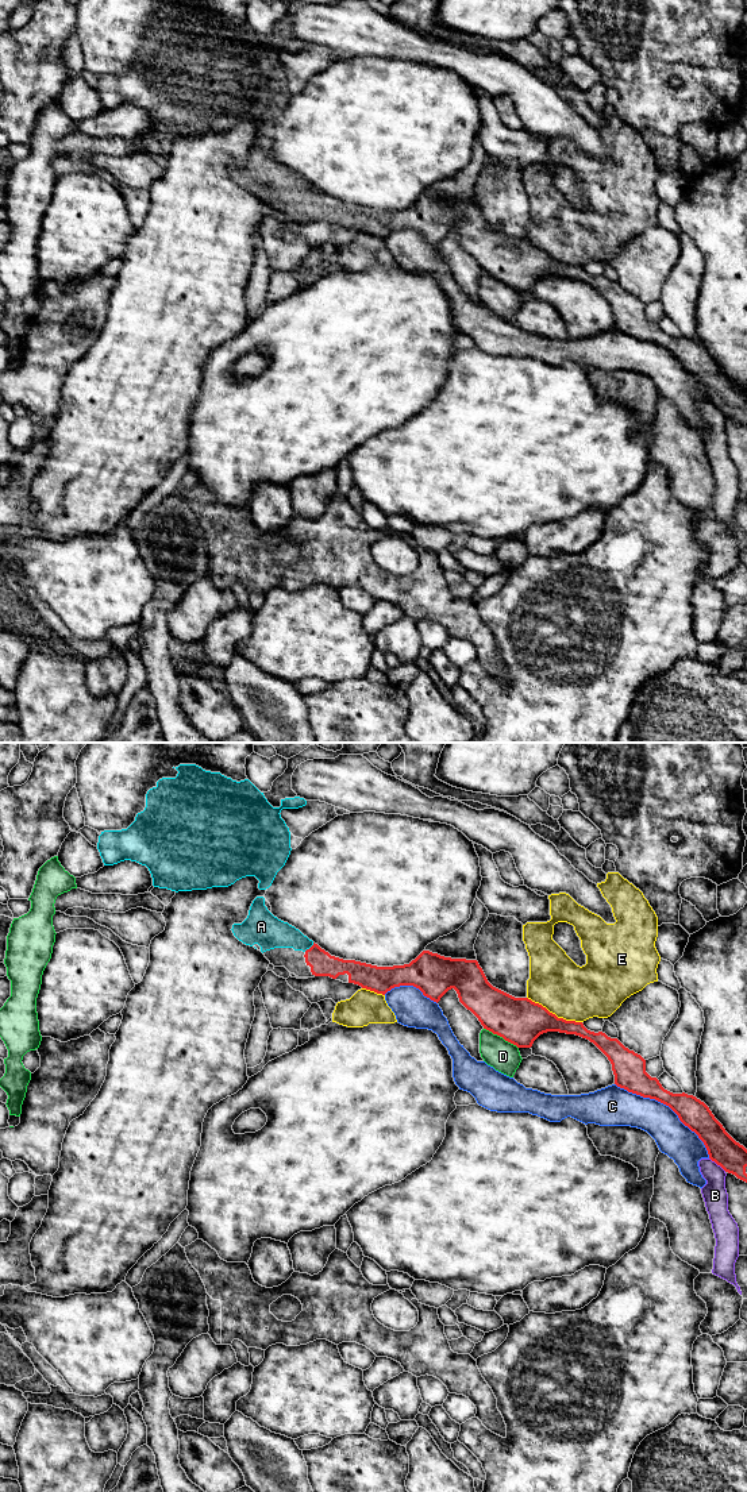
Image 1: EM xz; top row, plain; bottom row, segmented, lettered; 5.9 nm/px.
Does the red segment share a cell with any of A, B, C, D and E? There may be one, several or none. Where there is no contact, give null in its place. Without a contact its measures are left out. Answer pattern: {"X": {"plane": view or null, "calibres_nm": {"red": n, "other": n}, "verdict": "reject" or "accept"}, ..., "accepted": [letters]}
{"A": {"plane": "xz", "calibres_nm": {"red": 150, "other": 180}, "verdict": "accept"}, "B": {"plane": "xz", "calibres_nm": {"red": 180, "other": 150}, "verdict": "reject"}, "C": {"plane": "xz", "calibres_nm": {"red": 170, "other": 200}, "verdict": "reject"}, "D": {"plane": "xz", "calibres_nm": {"red": 280, "other": 180}, "verdict": "reject"}, "E": {"plane": "xz", "calibres_nm": {"red": 280, "other": 320}, "verdict": "reject"}, "accepted": ["A"]}

